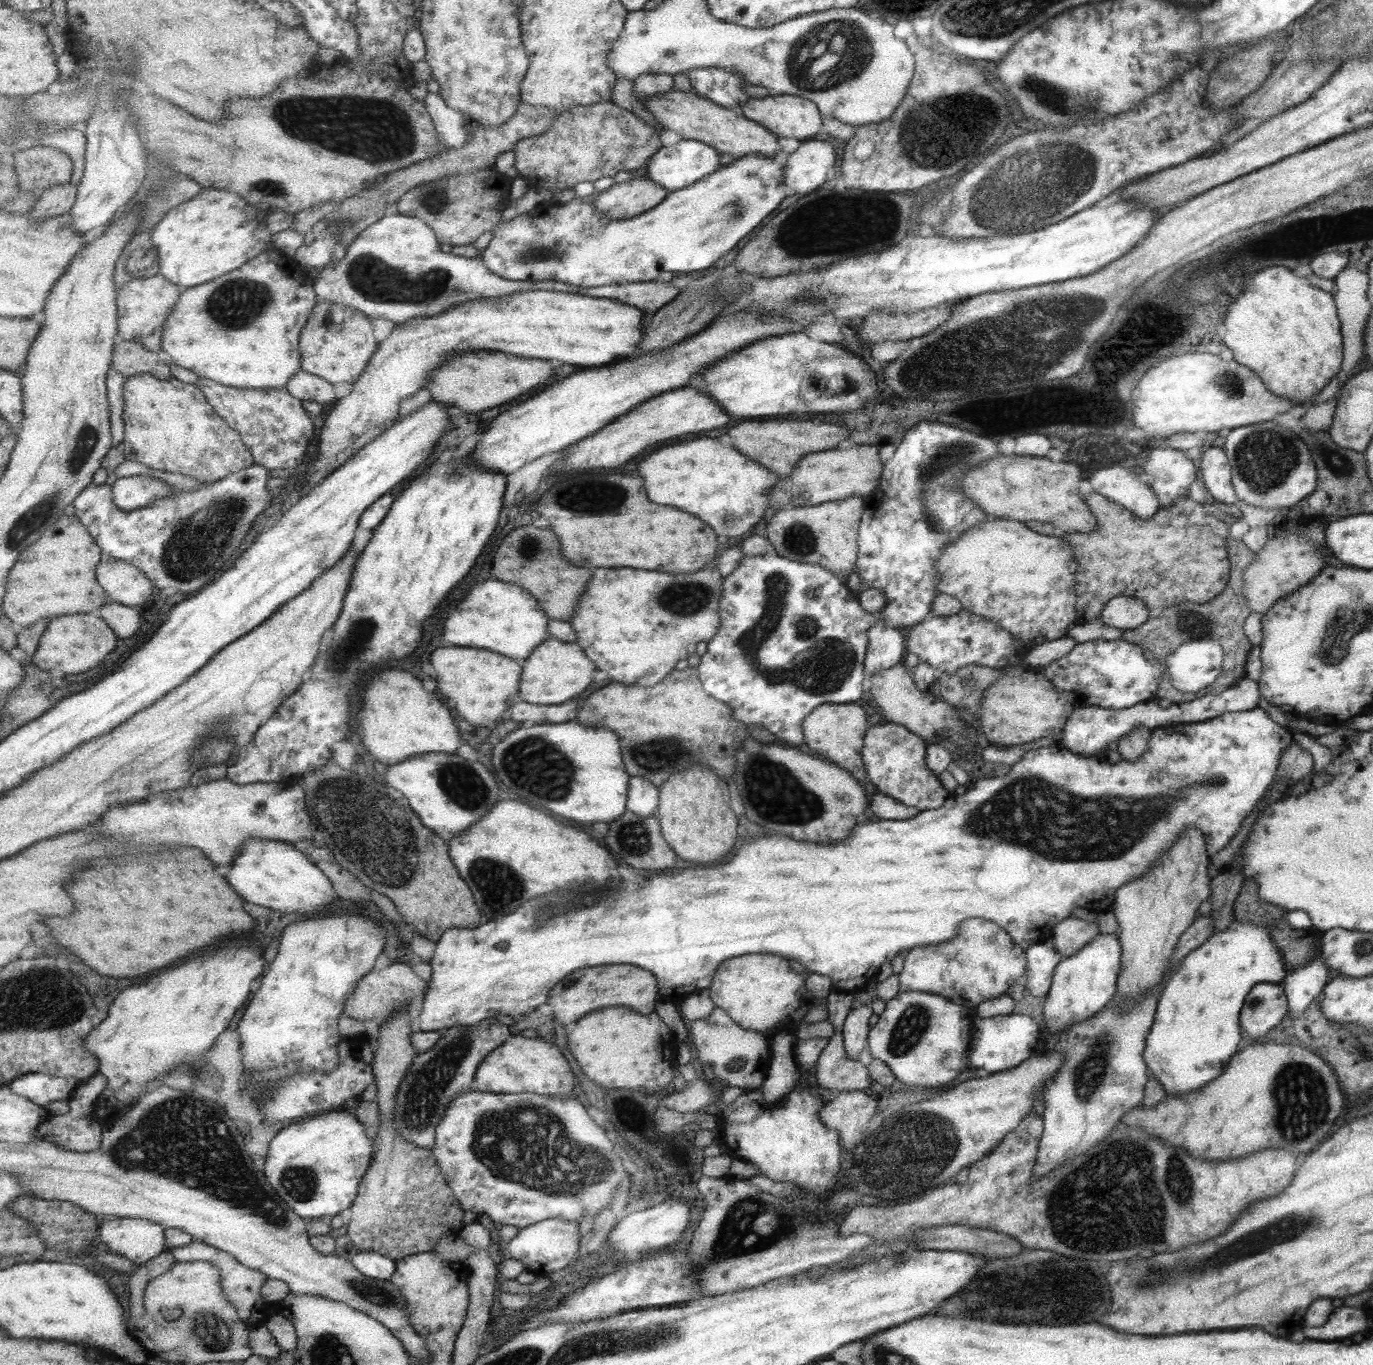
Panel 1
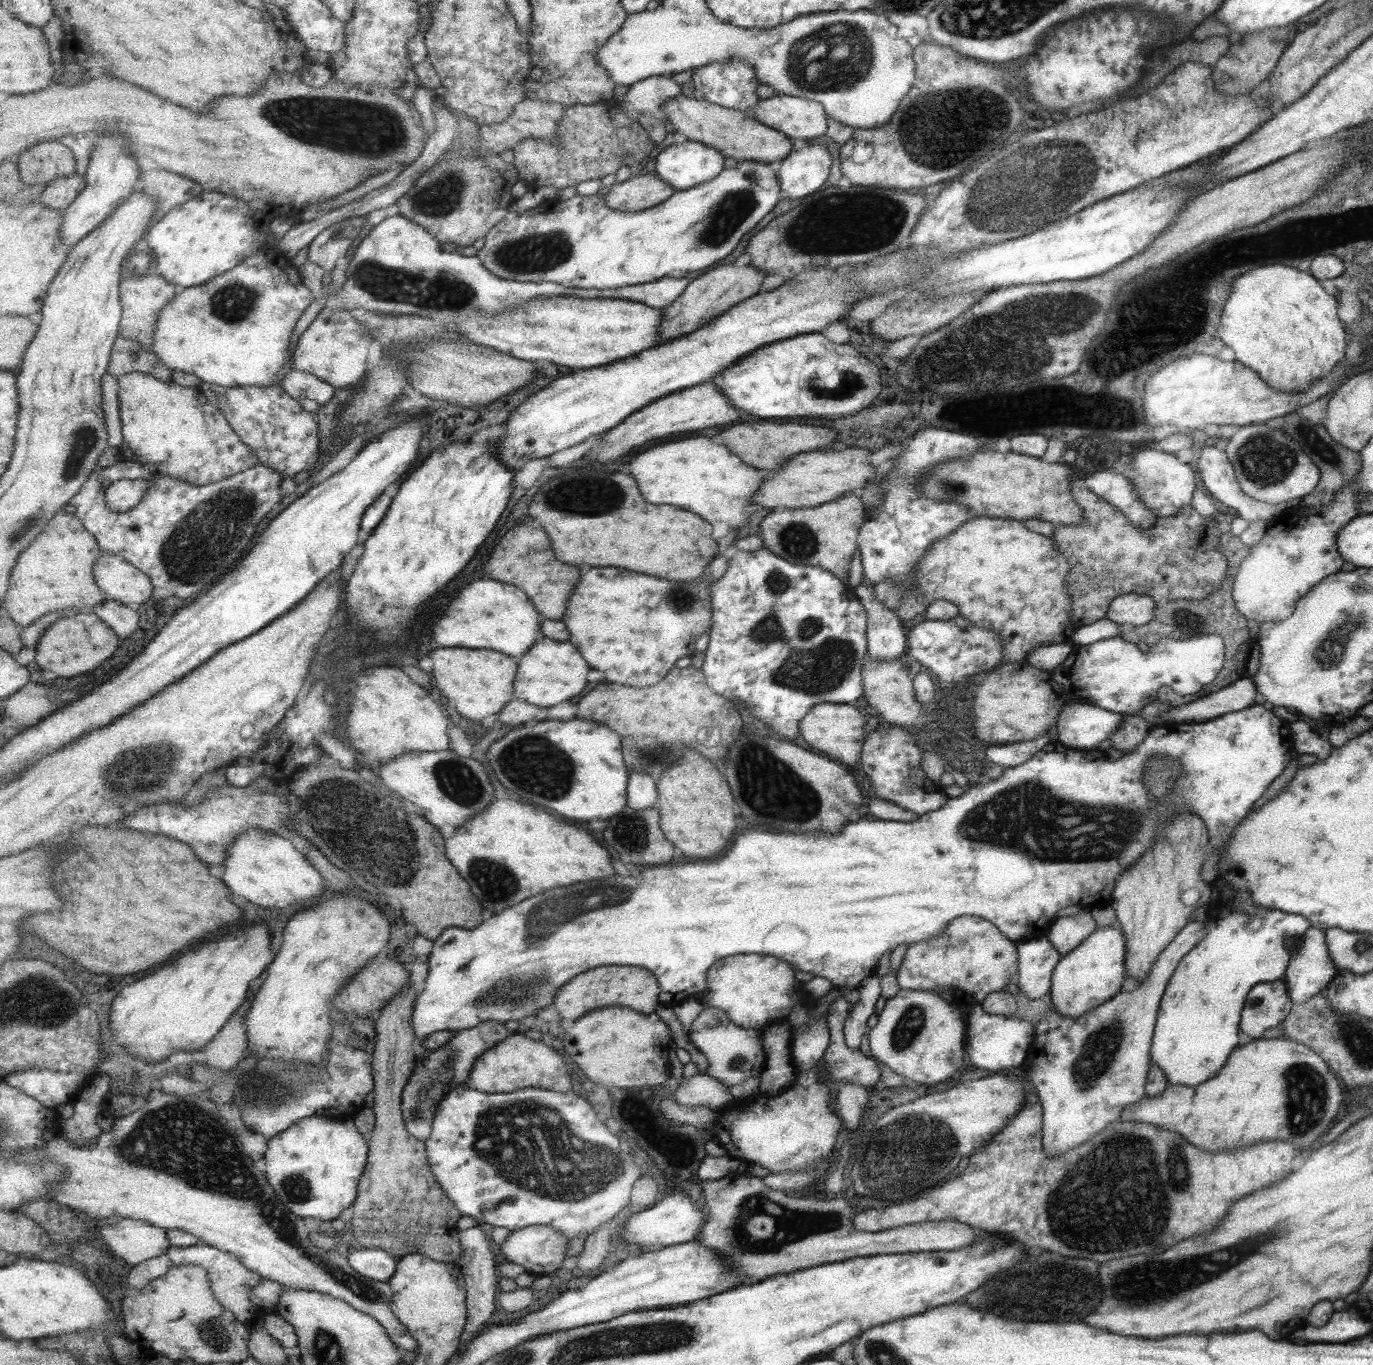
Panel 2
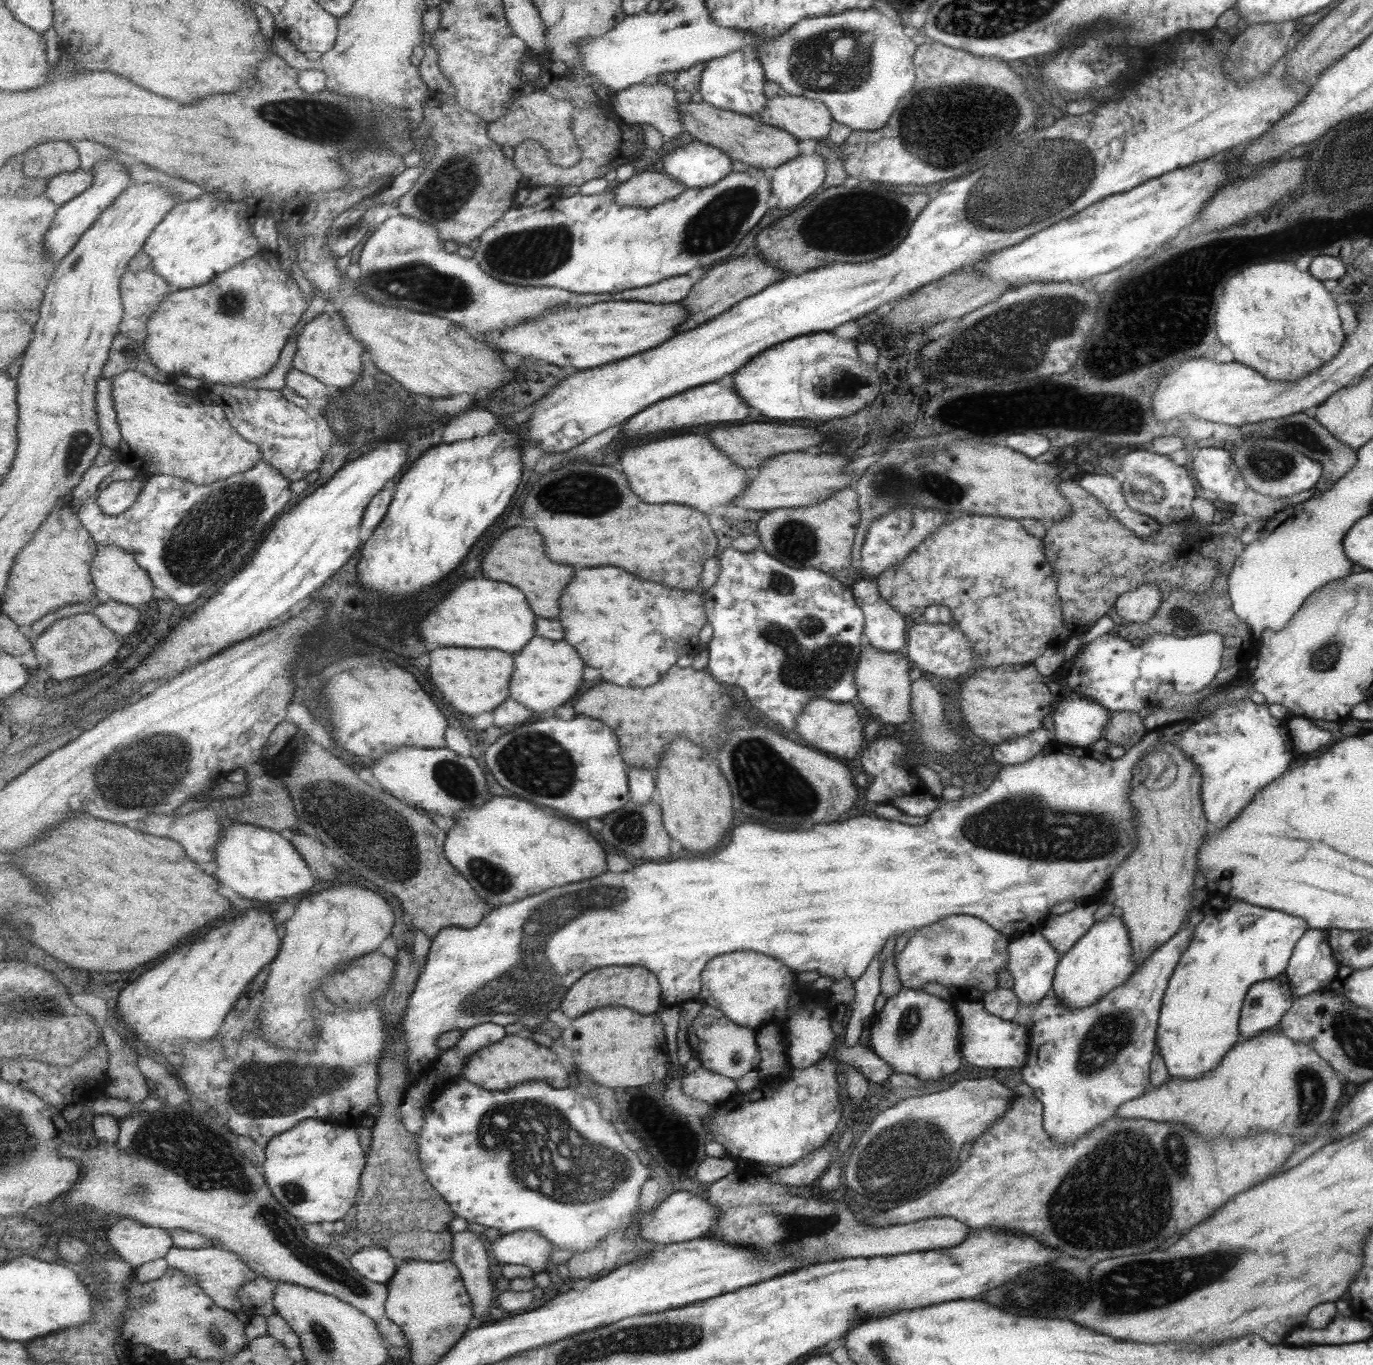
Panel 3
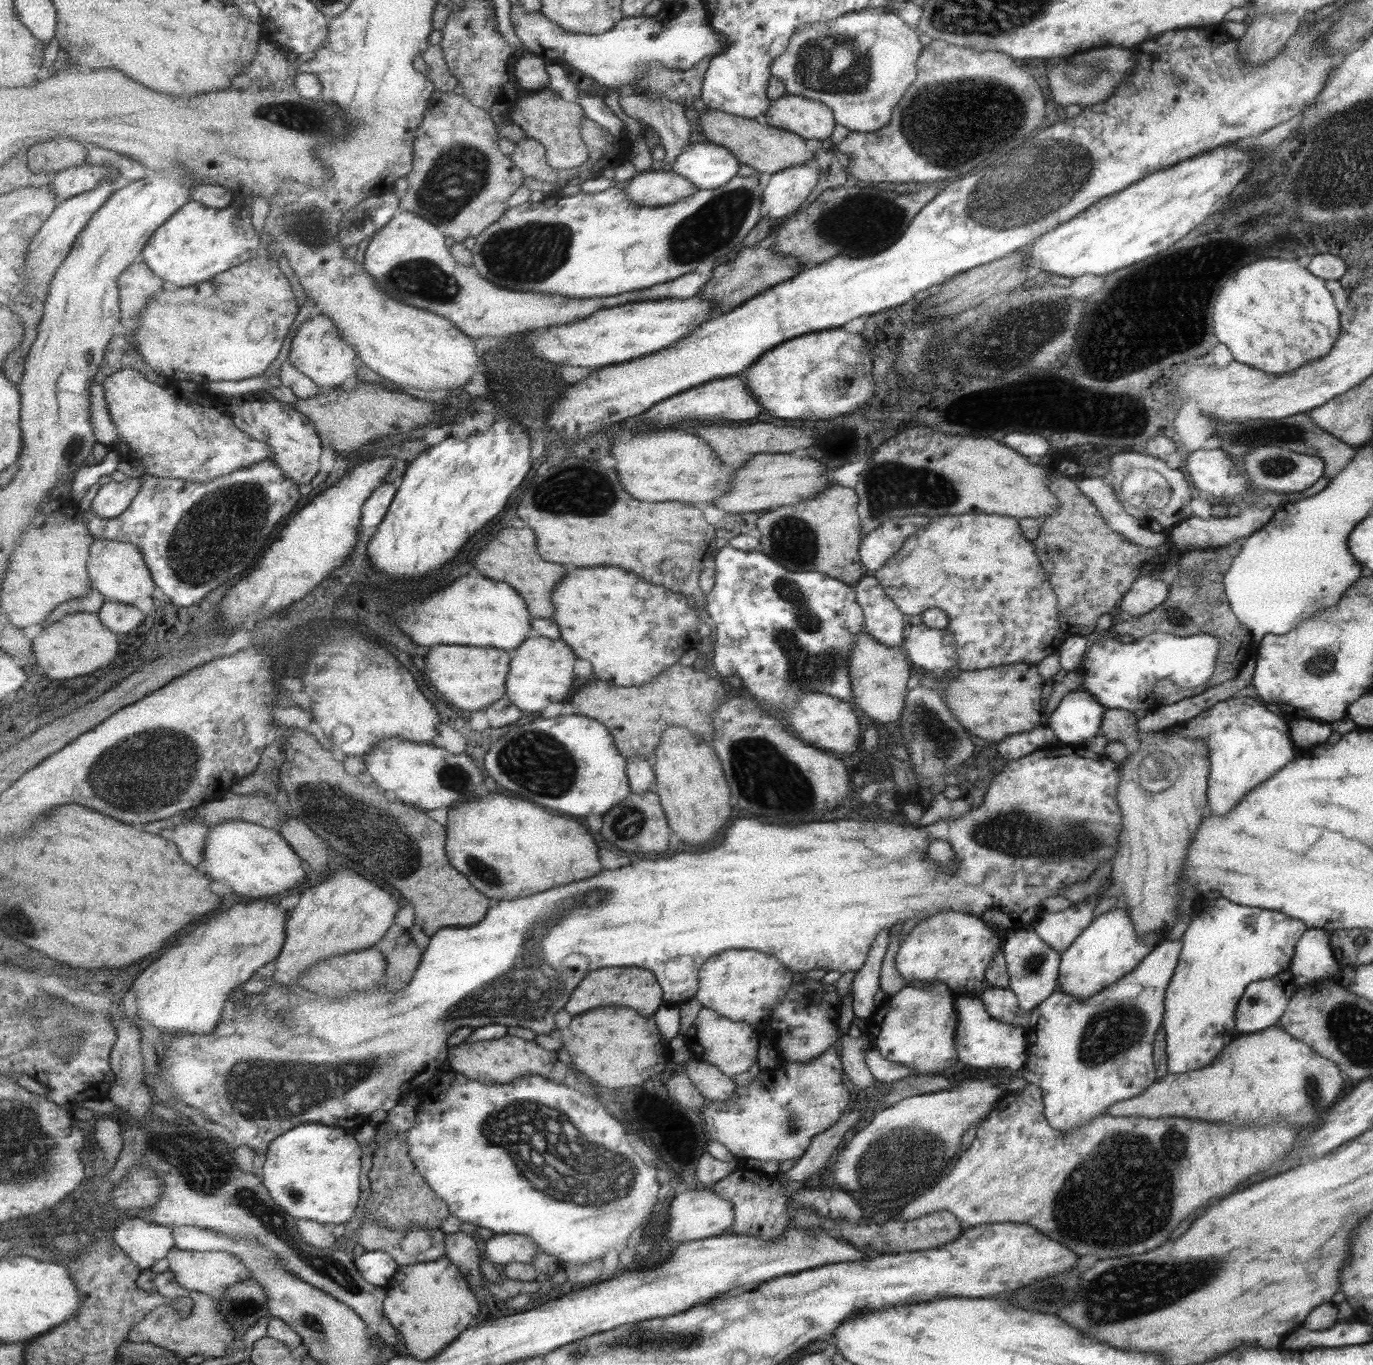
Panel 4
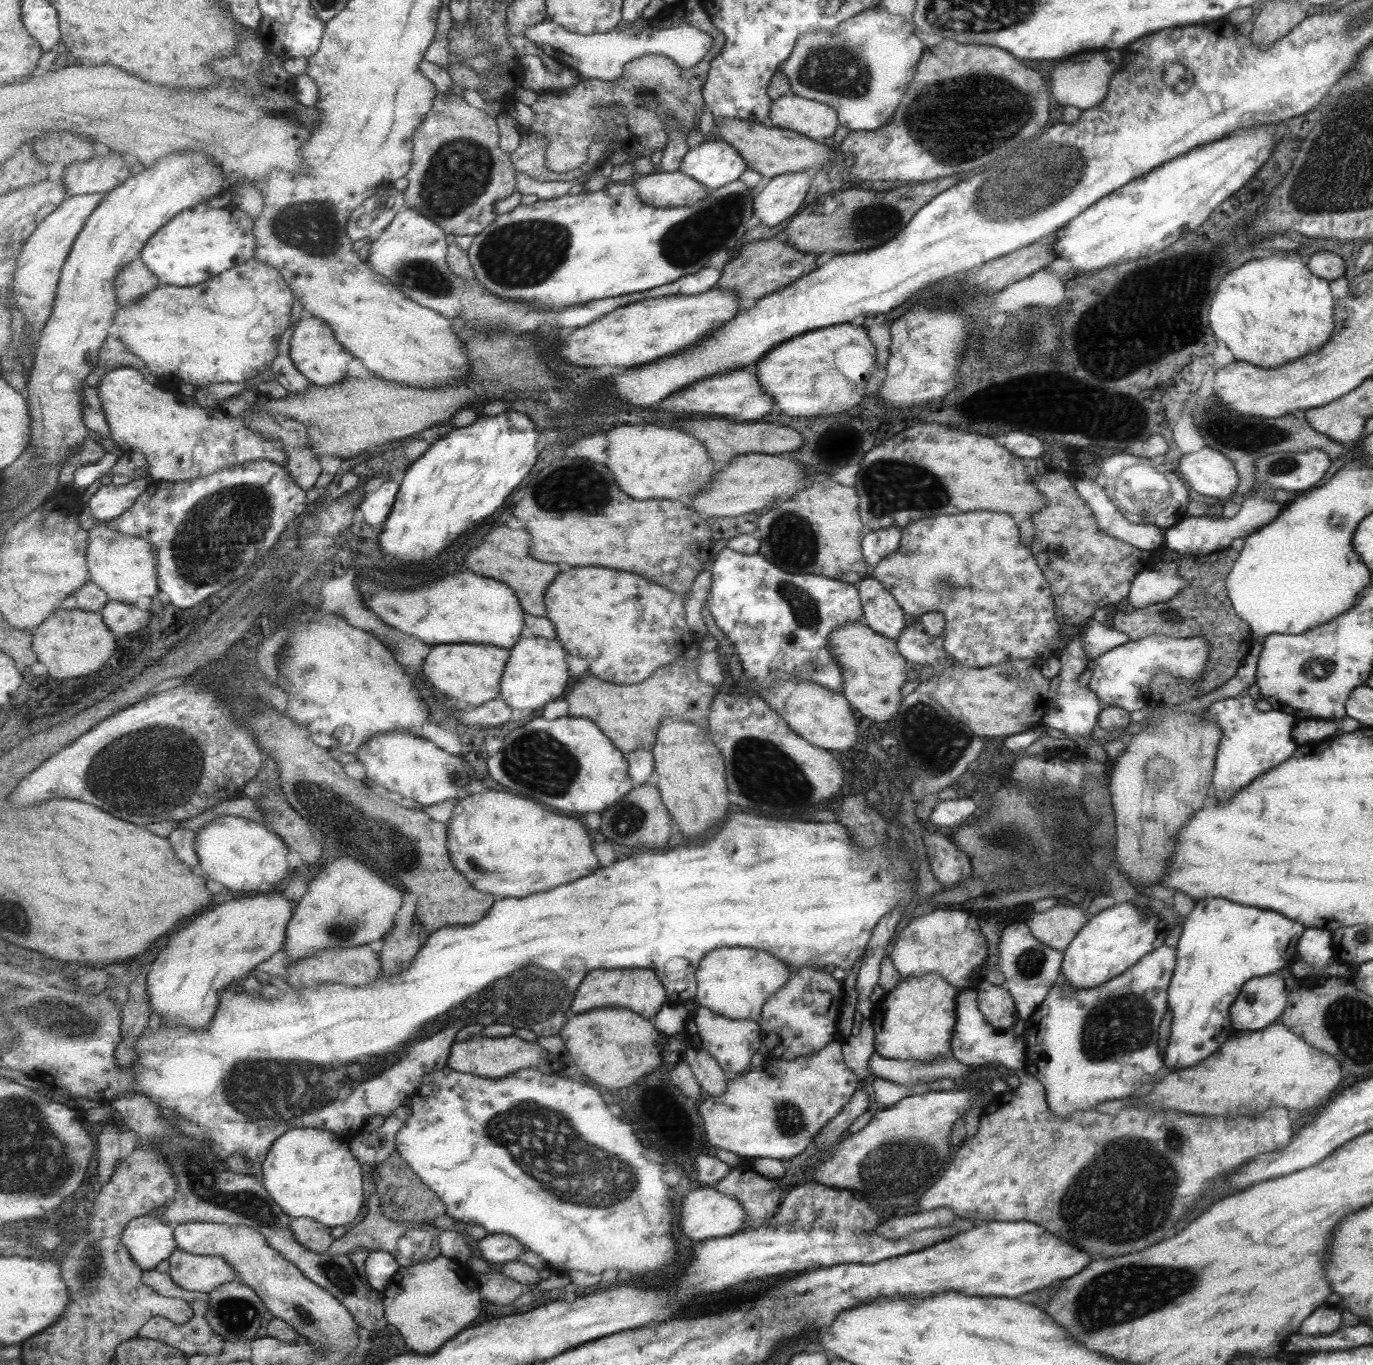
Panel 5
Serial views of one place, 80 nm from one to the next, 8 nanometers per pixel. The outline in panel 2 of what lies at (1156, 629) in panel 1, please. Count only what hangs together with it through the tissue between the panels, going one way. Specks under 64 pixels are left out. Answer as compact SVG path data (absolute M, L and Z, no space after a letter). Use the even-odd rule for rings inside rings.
M1227 532L1220 535L1217 550L1219 550L1221 556L1225 557L1225 560L1228 560L1227 575L1219 589L1203 599L1177 599L1167 602L1163 606L1156 606L1153 609L1153 620L1148 624L1139 627L1126 627L1127 630L1131 628L1129 632L1133 636L1133 638L1125 638L1126 640L1132 640L1133 642L1147 640L1147 646L1153 646L1153 644L1156 644L1155 640L1161 640L1162 638L1187 640L1193 638L1193 636L1203 636L1203 634L1217 634L1222 637L1224 661L1220 671L1210 683L1205 684L1199 692L1190 695L1177 694L1168 686L1160 687L1156 692L1157 700L1166 701L1170 707L1179 706L1180 704L1197 700L1209 693L1221 690L1246 674L1245 662L1247 662L1247 655L1249 654L1249 650L1251 650L1251 636L1248 633L1247 621L1236 609L1231 591L1239 565L1249 555L1249 548L1245 544L1242 544L1237 536L1233 536L1230 532ZM1213 622L1215 622L1215 626L1209 628L1209 624L1213 624ZM1137 632L1139 632L1139 638L1137 638ZM1149 636L1153 636L1153 638L1149 638Z

